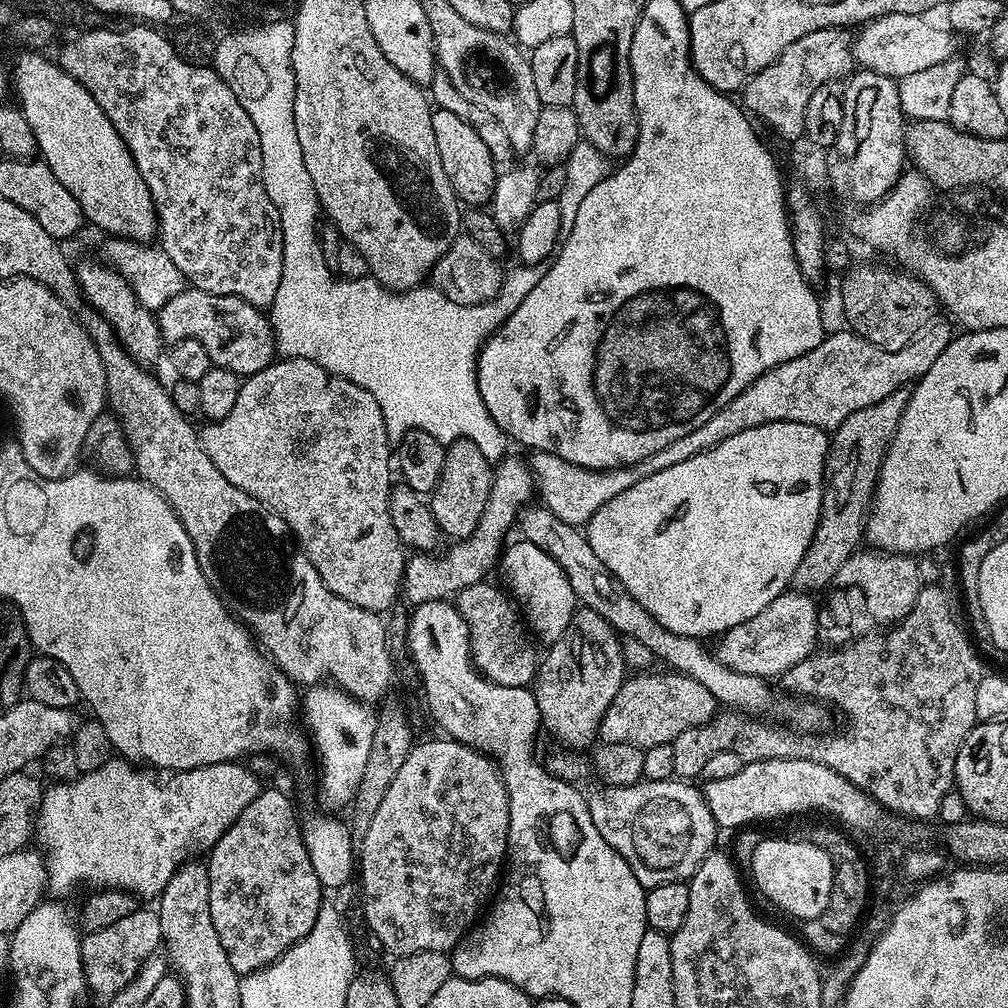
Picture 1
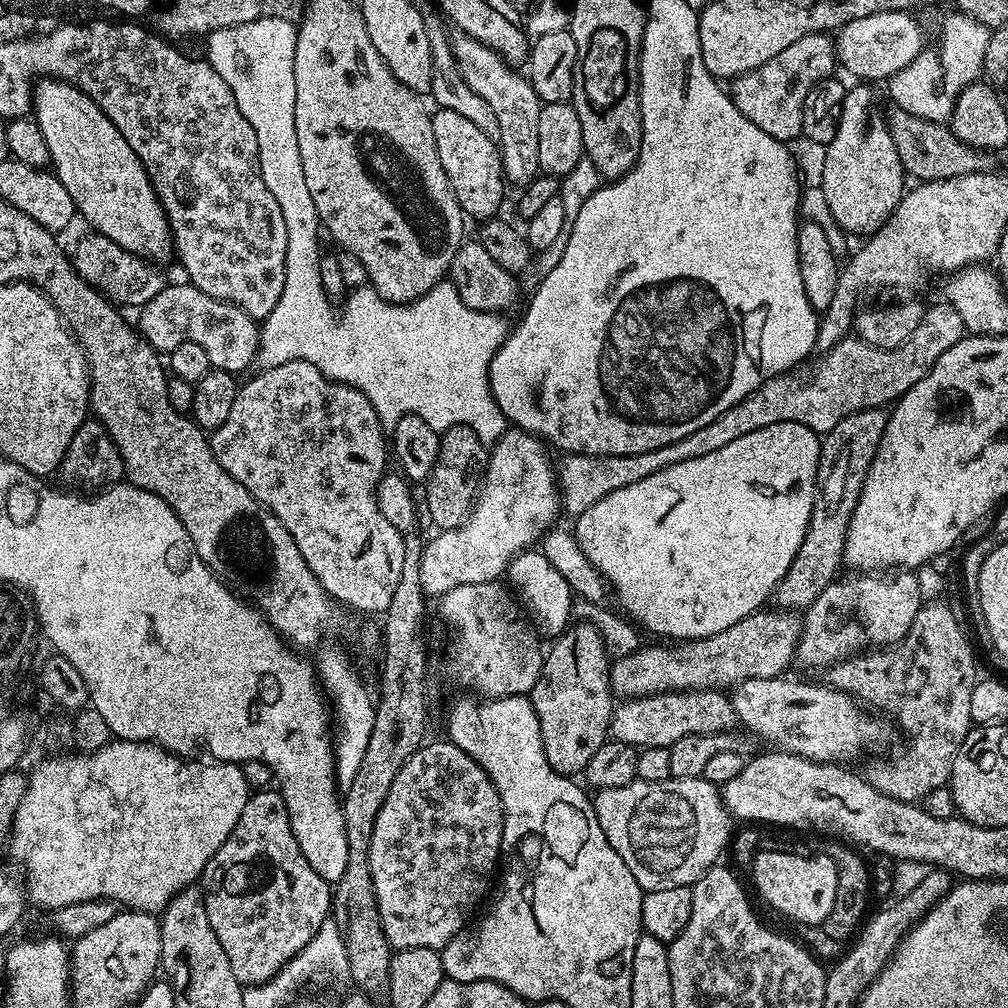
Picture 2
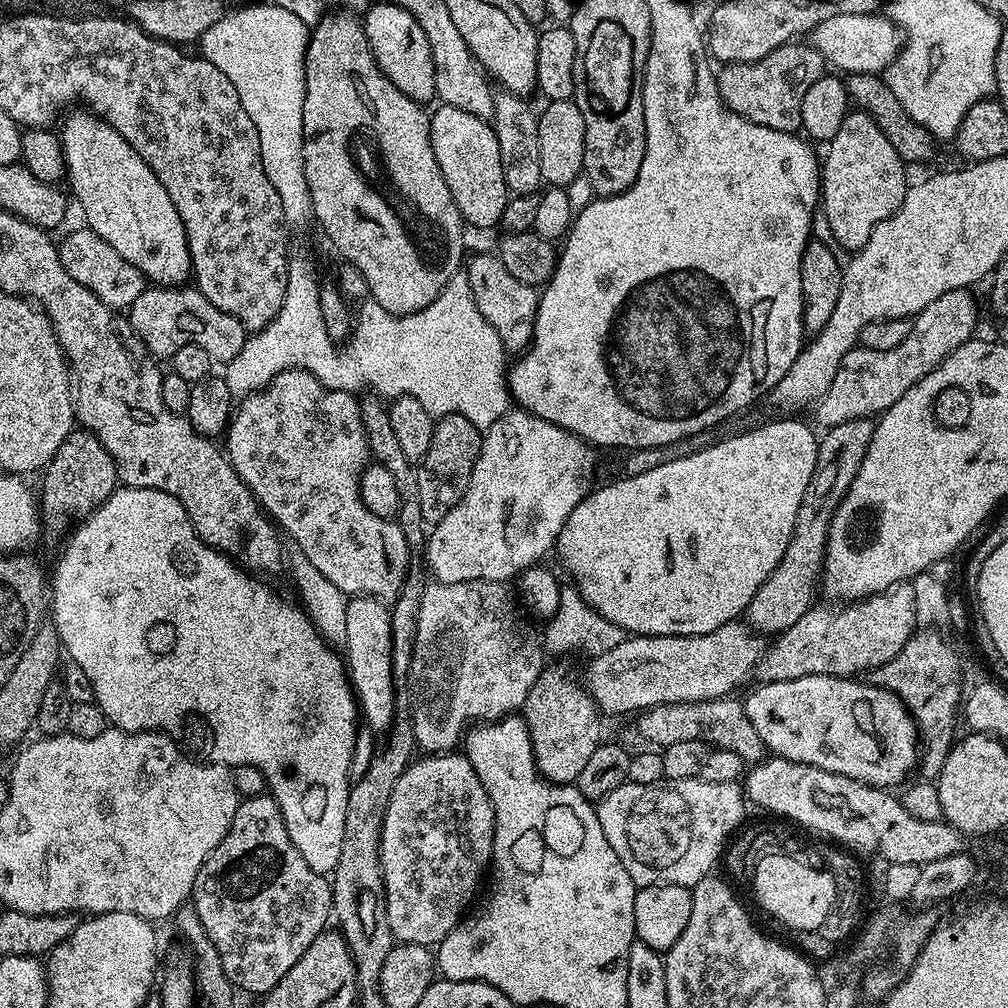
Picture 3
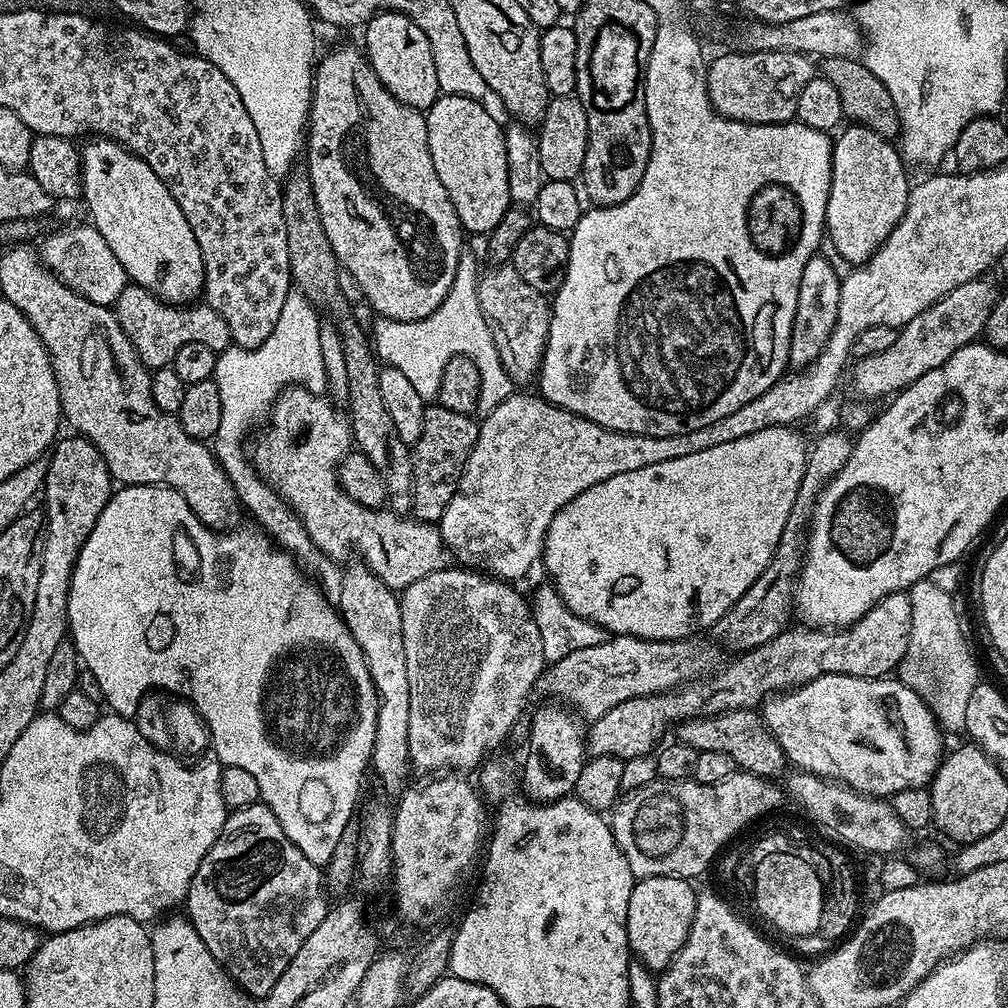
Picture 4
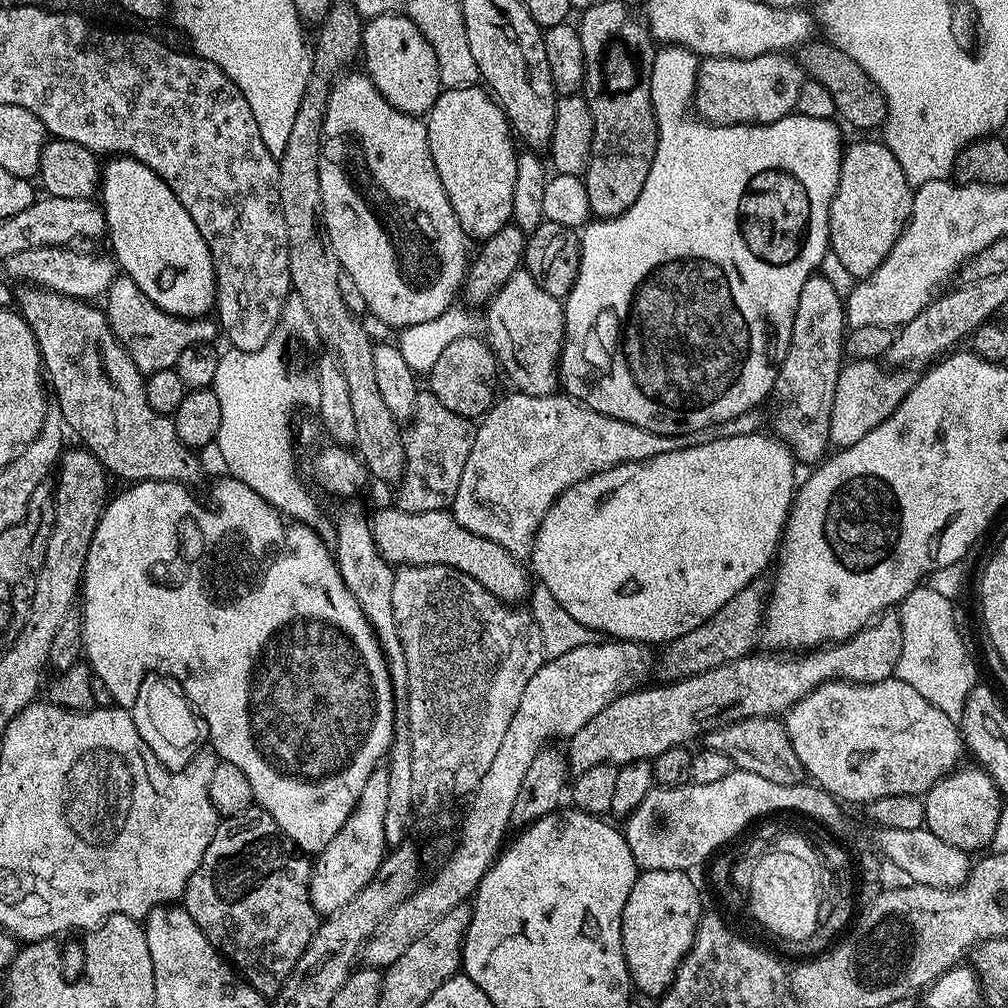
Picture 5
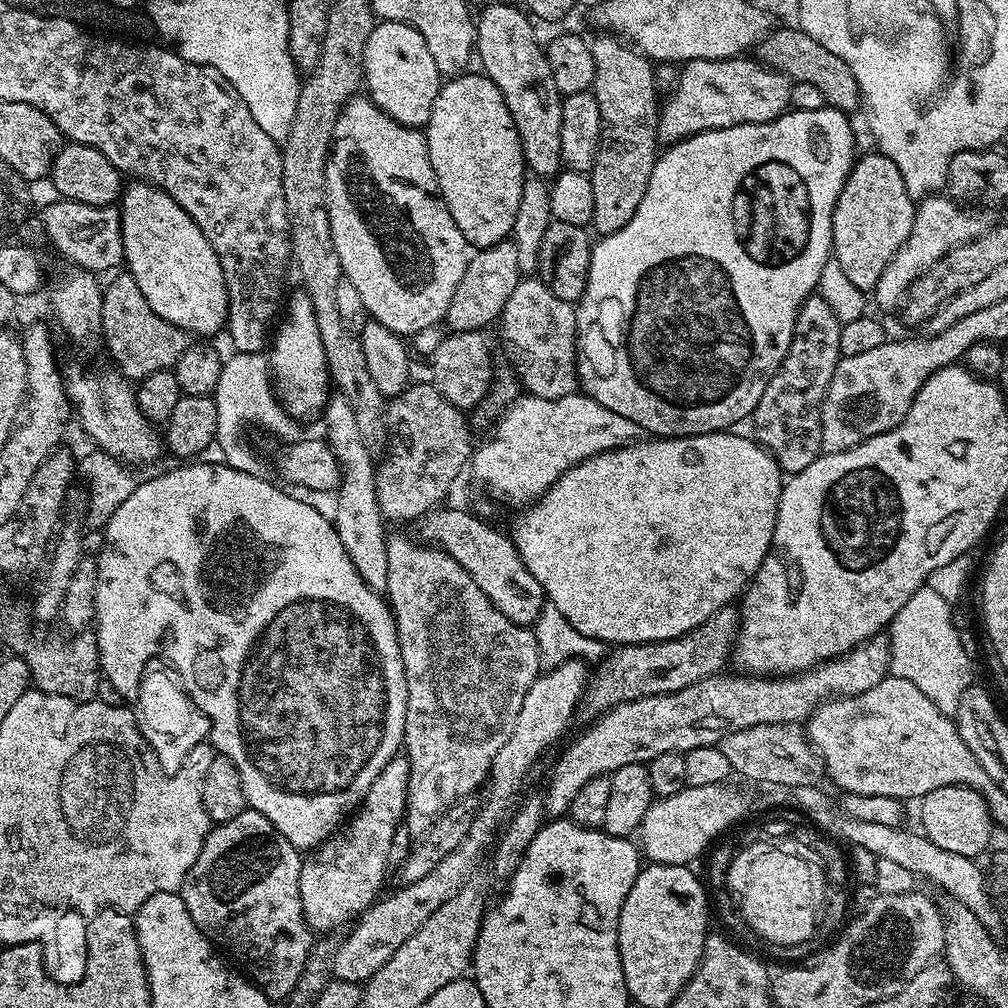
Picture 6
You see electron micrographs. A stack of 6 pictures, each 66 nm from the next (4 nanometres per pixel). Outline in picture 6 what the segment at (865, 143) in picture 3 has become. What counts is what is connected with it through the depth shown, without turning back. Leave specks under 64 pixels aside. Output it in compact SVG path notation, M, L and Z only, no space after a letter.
M880 151L861 155L844 180L832 215L832 256L836 257L843 273L854 286L863 290L875 289L882 270L890 266L894 254L910 238L914 226L916 204L898 174L898 166Z

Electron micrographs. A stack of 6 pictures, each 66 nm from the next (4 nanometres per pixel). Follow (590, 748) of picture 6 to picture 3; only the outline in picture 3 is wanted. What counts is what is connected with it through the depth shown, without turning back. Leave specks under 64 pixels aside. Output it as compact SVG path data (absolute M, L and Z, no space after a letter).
M901 582L875 596L832 607L836 608L809 608L794 626L779 633L773 639L776 641L767 645L762 668L768 671L768 680L807 676L856 678L861 675L859 672L871 673L873 668L893 660L918 628L911 582Z

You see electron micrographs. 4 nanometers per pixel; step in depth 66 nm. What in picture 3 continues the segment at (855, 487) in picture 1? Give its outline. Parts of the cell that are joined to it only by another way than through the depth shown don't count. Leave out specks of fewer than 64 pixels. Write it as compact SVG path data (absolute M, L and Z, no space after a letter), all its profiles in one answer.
M868 418L847 420L841 424L835 424L823 433L825 436L819 437L816 445L814 474L810 478L810 486L806 486L806 494L802 494L802 506L798 506L792 541L786 546L786 554L782 554L778 566L774 566L770 578L766 578L766 582L762 582L762 586L758 586L754 598L748 604L746 620L755 631L761 634L782 633L790 626L794 626L794 622L798 622L798 618L802 618L802 614L806 614L808 609L813 607L815 600L812 599L815 598L816 588L818 592L818 585L822 580L824 554L828 551L828 531L832 516L836 513L838 505L844 500L844 495L850 490L850 482L854 482L854 474L858 474L858 470L862 466L862 458L866 454L875 429L875 423Z

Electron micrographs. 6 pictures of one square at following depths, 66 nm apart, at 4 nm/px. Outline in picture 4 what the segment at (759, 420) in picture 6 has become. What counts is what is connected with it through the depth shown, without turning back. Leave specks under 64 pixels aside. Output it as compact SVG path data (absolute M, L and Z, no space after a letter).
M819 254L810 258L802 270L802 282L798 282L798 306L794 310L794 326L790 330L788 368L799 370L809 368L822 354L834 322L838 322L838 298L841 278L826 257Z

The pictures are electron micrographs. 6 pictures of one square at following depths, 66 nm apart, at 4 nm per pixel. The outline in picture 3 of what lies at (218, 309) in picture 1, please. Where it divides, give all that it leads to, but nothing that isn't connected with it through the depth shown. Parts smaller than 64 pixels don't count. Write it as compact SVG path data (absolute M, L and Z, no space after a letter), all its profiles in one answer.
M148 286L138 298L126 309L128 324L134 330L134 334L143 344L146 345L149 352L157 358L170 358L182 346L193 344L202 346L210 354L214 362L227 362L236 357L242 350L246 339L246 330L238 318L226 314L226 310L218 310L214 302L210 302L203 296L199 288L195 286Z

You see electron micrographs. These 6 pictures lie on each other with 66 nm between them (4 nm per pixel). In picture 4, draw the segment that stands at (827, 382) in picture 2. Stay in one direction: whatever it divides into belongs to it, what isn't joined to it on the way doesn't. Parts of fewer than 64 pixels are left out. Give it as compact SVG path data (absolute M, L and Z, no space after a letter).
M988 278L962 282L962 286L950 290L950 294L934 302L934 306L899 329L894 346L882 350L882 354L859 357L851 365L852 388L860 395L857 397L864 402L872 402L875 396L891 398L922 378L922 374L942 366L946 358L954 354L954 350L973 343L983 333L986 318L990 310L994 310L997 295L998 288Z

